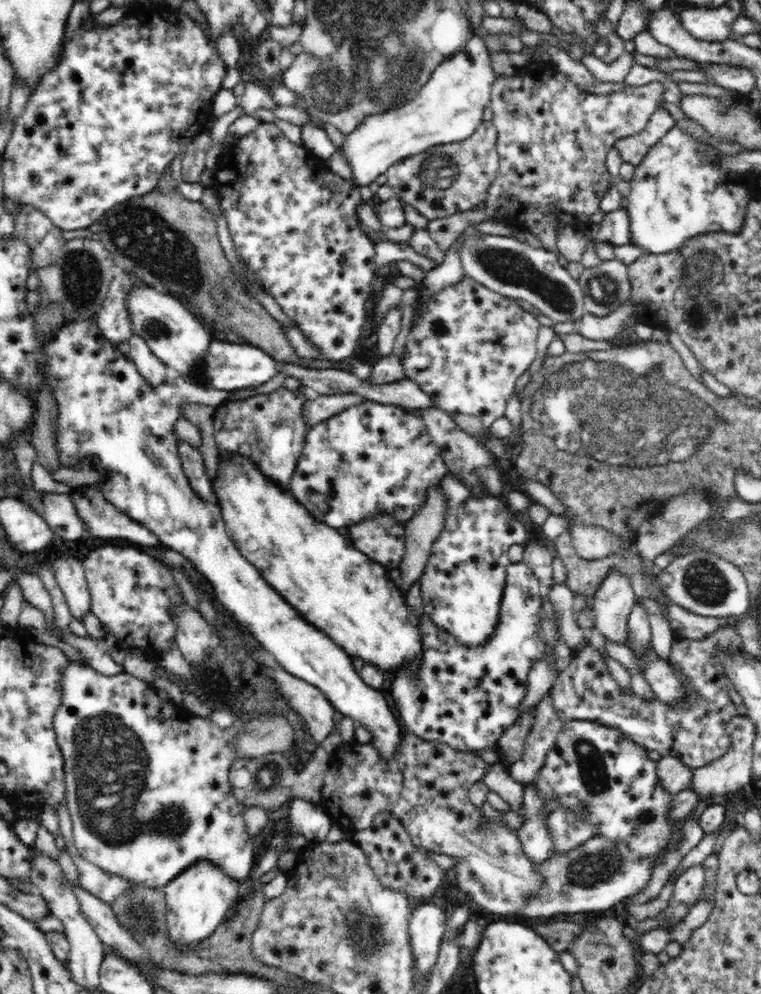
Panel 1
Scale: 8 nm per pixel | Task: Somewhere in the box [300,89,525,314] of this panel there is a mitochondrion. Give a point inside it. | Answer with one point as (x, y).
(442, 171)

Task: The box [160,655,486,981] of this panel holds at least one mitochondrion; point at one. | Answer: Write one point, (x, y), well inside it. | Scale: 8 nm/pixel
(366, 930)

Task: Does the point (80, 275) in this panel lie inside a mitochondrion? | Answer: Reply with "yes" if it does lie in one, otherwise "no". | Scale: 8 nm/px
yes

